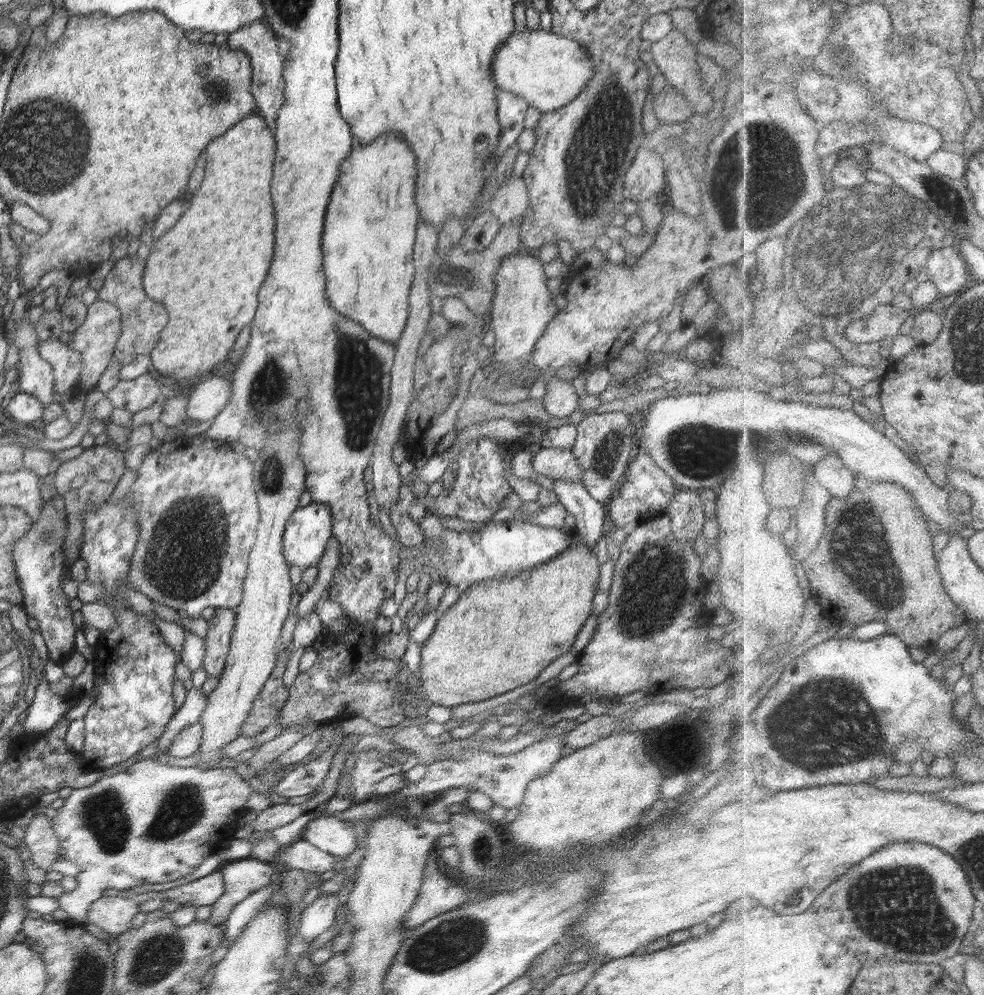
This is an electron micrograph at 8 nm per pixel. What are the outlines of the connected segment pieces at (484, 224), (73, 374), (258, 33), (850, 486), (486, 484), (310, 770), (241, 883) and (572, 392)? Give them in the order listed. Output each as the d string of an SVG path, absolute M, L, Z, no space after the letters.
M484 212L477 216L469 227L466 226L460 244L469 253L483 251L496 238L501 226L492 212Z
M49 339L38 344L38 353L52 365L56 391L70 395L80 389L80 352L70 349L59 339Z
M263 20L254 21L248 26L242 27L236 32L230 33L227 38L227 46L237 51L246 51L250 57L252 67L251 93L256 103L255 113L260 114L268 127L274 129L276 119L282 103L284 103L285 82L282 76L285 56L277 49L279 37Z
M834 452L826 454L818 464L818 478L835 498L848 498L857 487L857 475L848 468L844 458Z
M528 436L514 442L476 440L464 445L458 458L456 476L450 492L450 500L454 500L456 506L456 516L477 523L492 520L496 511L500 509L499 503L513 492L512 486L506 480L506 472L512 471L511 464L517 449L526 449L531 446L529 443L531 442Z
M332 748L326 750L322 756L316 758L308 765L301 765L286 774L284 779L276 787L276 793L286 800L316 794L316 790L322 787L324 778L329 773L332 763Z
M240 859L229 862L219 871L224 876L225 892L212 904L208 922L222 926L240 902L272 881L276 868L261 860Z
M552 376L546 382L543 404L548 415L561 420L570 417L578 409L579 396L571 382Z

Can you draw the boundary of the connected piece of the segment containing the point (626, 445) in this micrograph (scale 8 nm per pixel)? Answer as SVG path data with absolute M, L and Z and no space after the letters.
M629 409L625 412L602 412L601 410L584 415L577 426L577 437L572 453L580 461L584 488L603 505L607 505L615 495L616 483L624 476L629 466L632 452L632 438L636 429L630 423Z

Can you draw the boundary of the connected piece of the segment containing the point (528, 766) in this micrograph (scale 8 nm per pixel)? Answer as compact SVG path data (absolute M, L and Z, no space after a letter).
M563 734L550 736L540 742L535 742L529 748L508 756L492 756L492 754L484 754L484 756L472 756L468 762L466 760L458 760L460 764L456 766L446 766L446 762L434 762L428 766L428 771L420 778L419 782L407 782L407 784L396 793L394 802L390 800L372 800L372 802L364 802L358 805L352 805L345 812L336 814L337 818L342 821L350 821L354 818L358 819L376 819L384 815L384 811L389 807L405 806L416 798L423 795L430 795L432 792L440 793L440 790L448 792L448 788L468 788L468 790L477 790L482 794L490 797L494 805L502 808L516 808L525 798L527 785L542 776L546 776L559 762L562 757L562 739Z

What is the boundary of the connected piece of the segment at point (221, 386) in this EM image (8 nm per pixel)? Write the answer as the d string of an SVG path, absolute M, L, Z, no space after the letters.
M205 376L196 381L196 387L187 396L188 417L197 422L216 419L230 403L232 378L224 376Z

